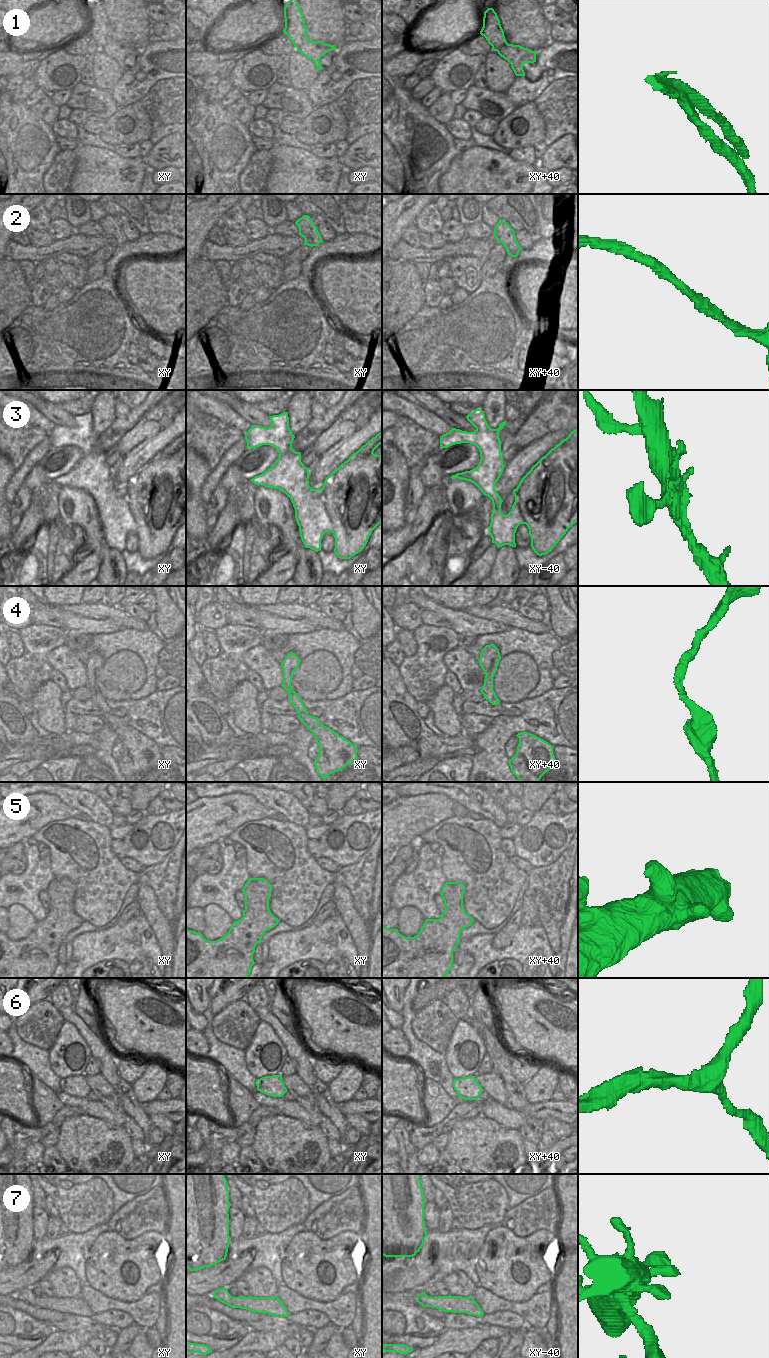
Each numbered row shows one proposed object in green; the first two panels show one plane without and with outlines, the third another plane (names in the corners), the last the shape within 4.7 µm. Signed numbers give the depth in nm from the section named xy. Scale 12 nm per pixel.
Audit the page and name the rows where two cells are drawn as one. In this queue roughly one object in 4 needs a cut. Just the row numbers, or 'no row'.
1

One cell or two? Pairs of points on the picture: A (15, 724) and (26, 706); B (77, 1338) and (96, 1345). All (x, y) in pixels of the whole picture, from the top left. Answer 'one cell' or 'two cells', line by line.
A: two cells
B: two cells

